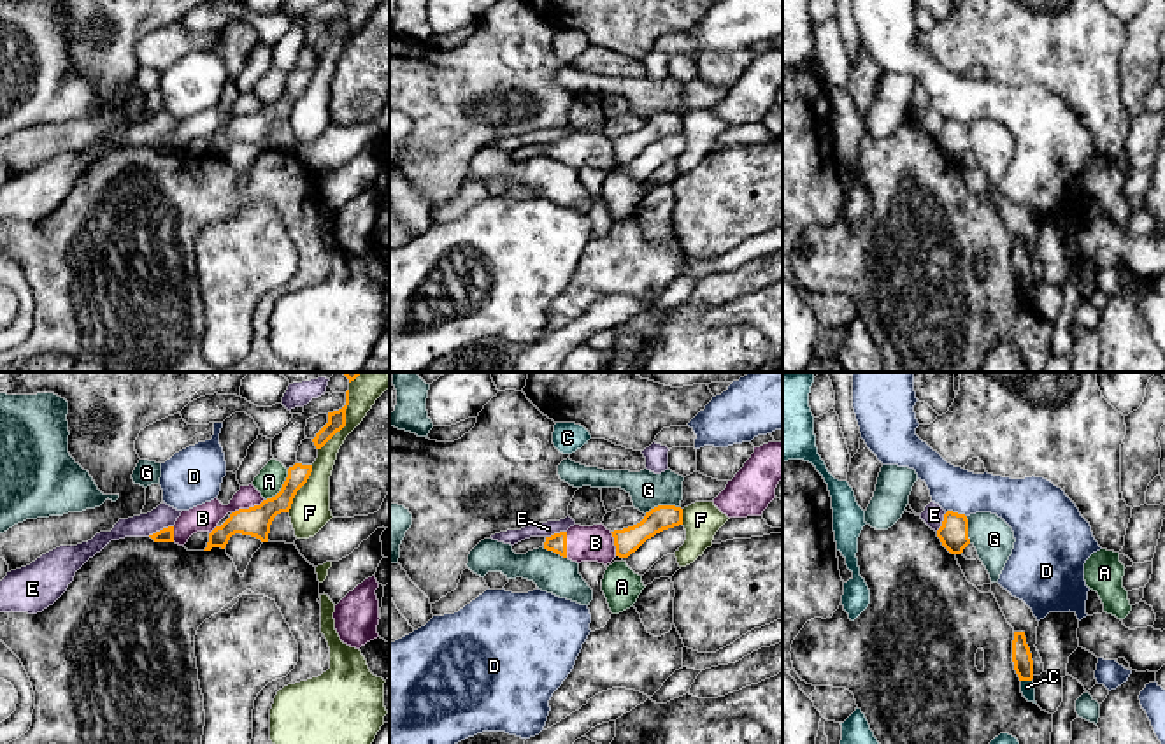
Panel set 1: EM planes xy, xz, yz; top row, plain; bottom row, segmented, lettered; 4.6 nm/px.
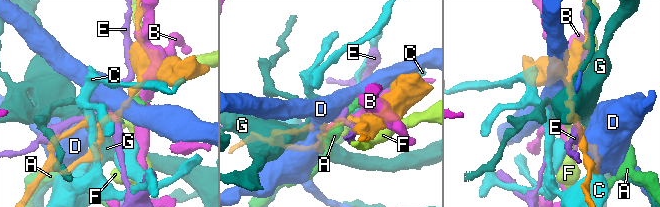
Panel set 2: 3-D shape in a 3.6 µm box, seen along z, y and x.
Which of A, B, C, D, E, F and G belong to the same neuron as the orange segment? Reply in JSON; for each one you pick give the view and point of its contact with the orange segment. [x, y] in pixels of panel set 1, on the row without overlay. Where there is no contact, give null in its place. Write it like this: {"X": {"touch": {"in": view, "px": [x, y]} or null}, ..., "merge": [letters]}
{"B": {"touch": {"in": "xy", "px": [250, 114]}}, "merge": ["B"]}

